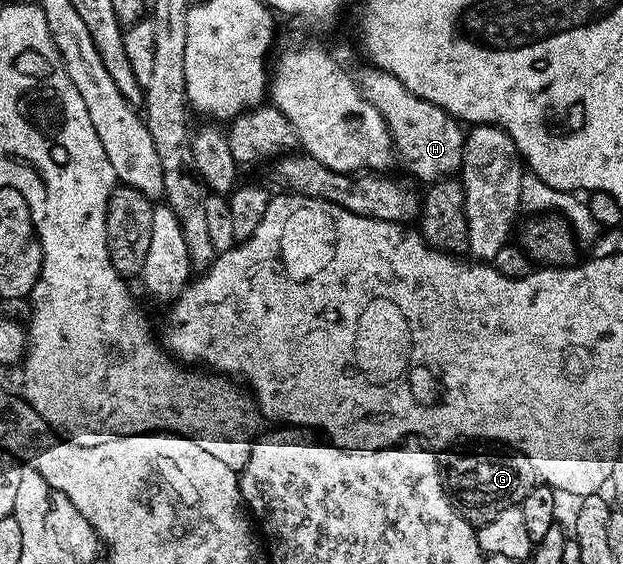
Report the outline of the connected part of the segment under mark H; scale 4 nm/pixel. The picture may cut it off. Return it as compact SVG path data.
M365 68L361 75L356 75L355 81L361 87L361 95L376 108L387 124L399 162L418 178L418 183L437 182L440 178L456 175L460 171L466 131L453 115L415 96L415 92L399 84L395 76L376 68Z

